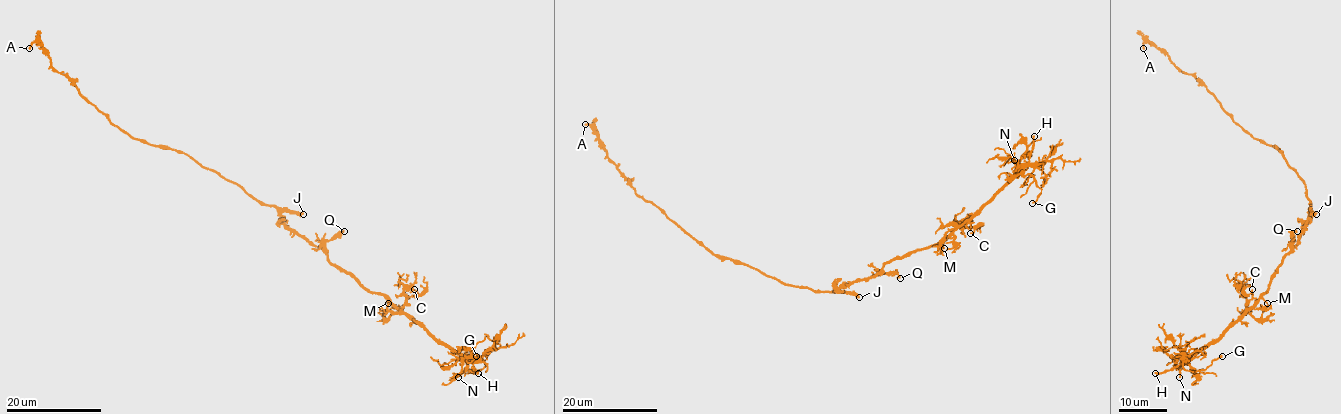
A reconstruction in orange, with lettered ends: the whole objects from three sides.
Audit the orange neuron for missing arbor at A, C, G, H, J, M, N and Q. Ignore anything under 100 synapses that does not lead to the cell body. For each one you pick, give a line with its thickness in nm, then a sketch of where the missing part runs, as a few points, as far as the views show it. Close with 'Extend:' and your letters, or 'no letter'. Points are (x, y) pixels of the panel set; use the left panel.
H: calibre 220 nm
Extend: H

